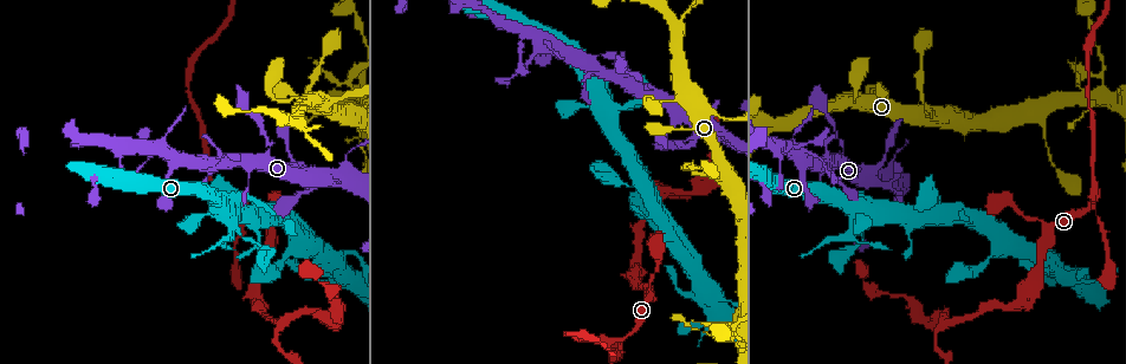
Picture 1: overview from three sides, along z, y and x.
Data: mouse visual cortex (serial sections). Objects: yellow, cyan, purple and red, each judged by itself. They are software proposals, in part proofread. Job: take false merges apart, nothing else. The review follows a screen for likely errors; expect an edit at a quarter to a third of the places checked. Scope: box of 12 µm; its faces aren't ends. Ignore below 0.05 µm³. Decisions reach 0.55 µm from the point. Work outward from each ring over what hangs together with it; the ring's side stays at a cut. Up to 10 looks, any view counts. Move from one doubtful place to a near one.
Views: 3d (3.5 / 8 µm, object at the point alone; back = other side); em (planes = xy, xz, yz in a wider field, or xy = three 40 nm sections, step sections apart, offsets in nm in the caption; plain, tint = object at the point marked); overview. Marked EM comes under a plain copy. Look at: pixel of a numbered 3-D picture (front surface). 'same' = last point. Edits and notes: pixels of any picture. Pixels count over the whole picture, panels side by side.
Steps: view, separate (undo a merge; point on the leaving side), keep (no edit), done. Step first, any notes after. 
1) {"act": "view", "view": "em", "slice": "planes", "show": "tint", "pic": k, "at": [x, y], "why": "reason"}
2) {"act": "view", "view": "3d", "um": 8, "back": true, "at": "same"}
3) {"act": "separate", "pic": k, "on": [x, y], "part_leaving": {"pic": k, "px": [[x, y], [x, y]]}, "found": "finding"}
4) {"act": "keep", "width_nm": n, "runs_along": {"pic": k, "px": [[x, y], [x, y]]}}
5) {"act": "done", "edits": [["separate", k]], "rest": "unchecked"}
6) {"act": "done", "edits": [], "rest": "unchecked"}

{"act": "view", "view": "3d", "um": 8, "pic": 1, "at": [932, 117], "why": "a fork"}

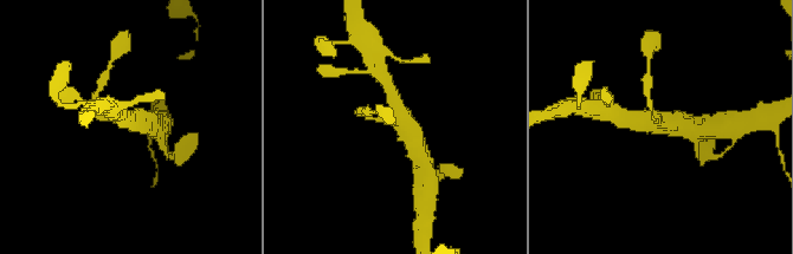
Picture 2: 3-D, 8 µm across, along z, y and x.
{"act": "view", "view": "3d", "um": 3.5, "pic": 2, "at": [658, 121]}

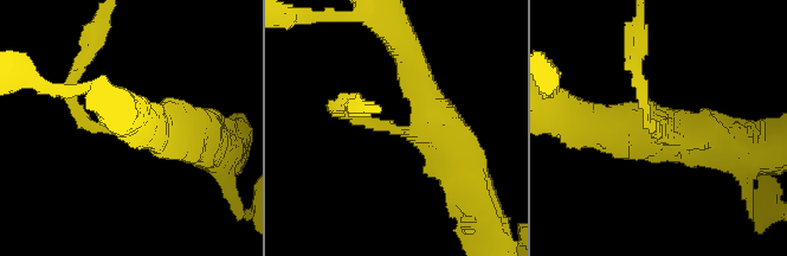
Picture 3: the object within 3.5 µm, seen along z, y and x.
{"act": "view", "view": "em", "slice": "xy", "step": 3, "show": "tint", "pic": 3, "at": [662, 138], "arms": 3, "arm_widths_nm": [150, 450, 600], "why": "need the tissue"}

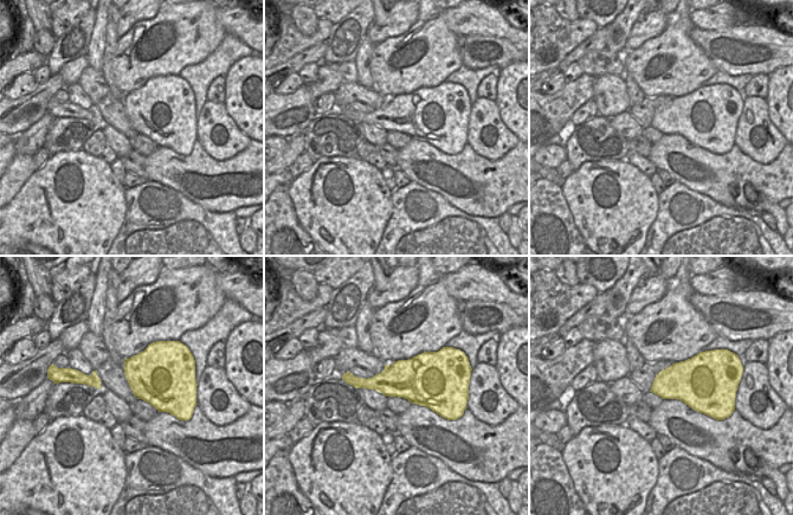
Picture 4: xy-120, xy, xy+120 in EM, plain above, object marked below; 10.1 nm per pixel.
{"act": "keep", "runs_along": {"pic": 3, "px": [[405, 51], [470, 185]]}, "found": "all the same cell"}

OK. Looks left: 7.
{"act": "view", "view": "3d", "um": 3.5, "pic": 1, "at": [347, 182], "why": "three arms meet"}

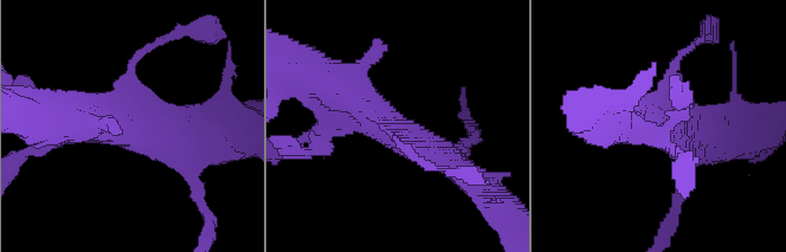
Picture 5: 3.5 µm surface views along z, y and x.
{"act": "view", "view": "em", "slice": "planes", "show": "tint", "pic": 5, "at": [131, 125], "why": "need the tissue"}

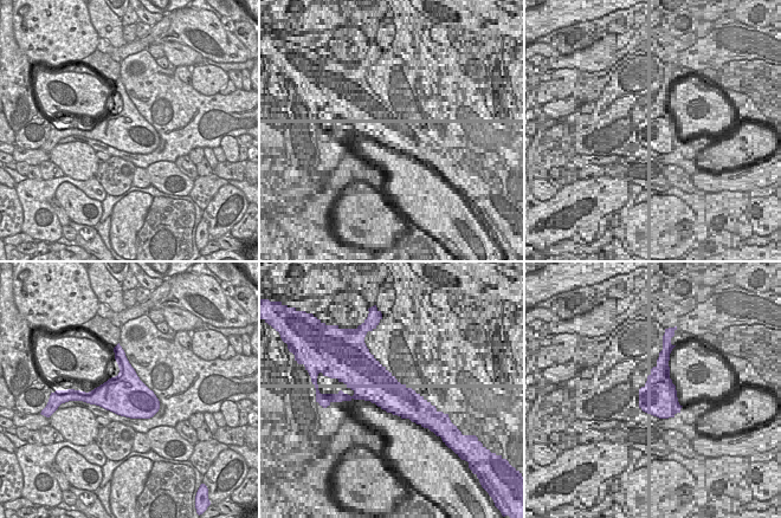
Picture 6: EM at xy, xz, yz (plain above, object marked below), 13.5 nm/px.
{"act": "view", "view": "em", "slice": "xy", "step": 5, "show": "tint", "at": "same"}

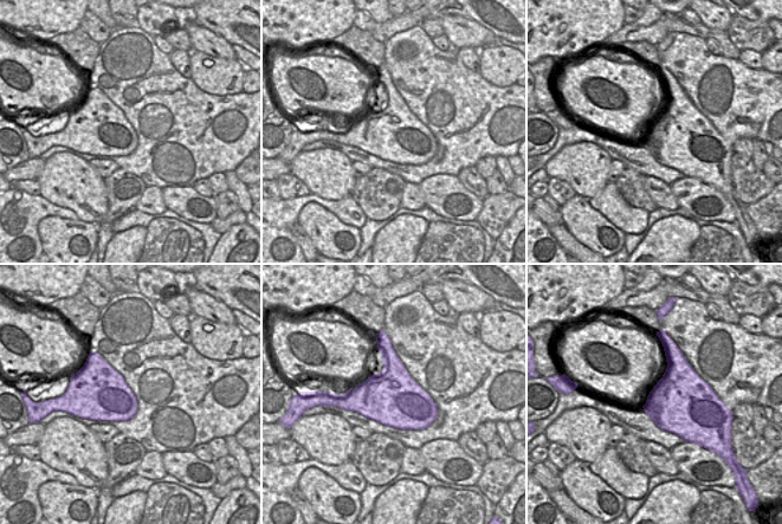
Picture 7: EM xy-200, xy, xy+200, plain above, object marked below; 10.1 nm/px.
{"act": "keep", "runs_along": {"pic": 5, "px": [[330, 82], [429, 148], [451, 148]]}, "found": "all the same cell"}

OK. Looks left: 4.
{"act": "view", "view": "3d", "um": 8, "pic": 1, "at": [1093, 206], "why": "three-way junction"}

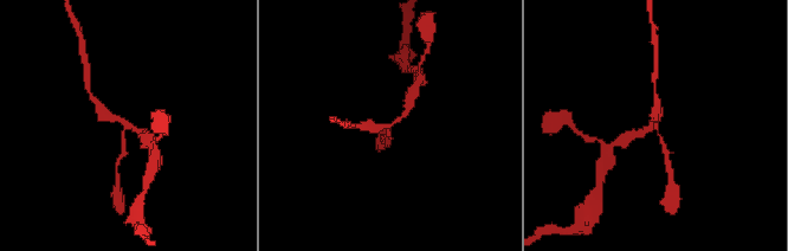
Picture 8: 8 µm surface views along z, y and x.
{"act": "view", "view": "3d", "um": 3.5, "pic": 8, "at": [655, 123], "why": "zoom in"}

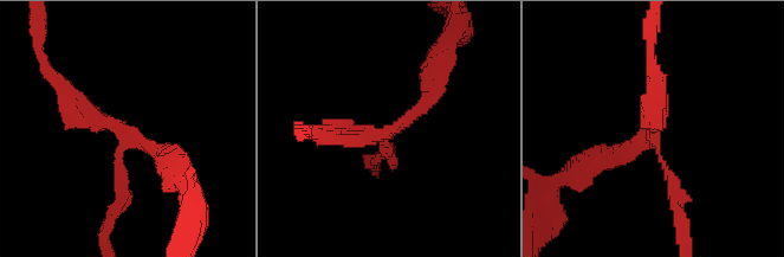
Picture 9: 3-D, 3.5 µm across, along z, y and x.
{"act": "view", "view": "em", "slice": "xy", "step": 5, "show": "tint", "pic": 9, "at": [653, 135], "arms": 3, "arm_widths_nm": [200, 250, 250]}

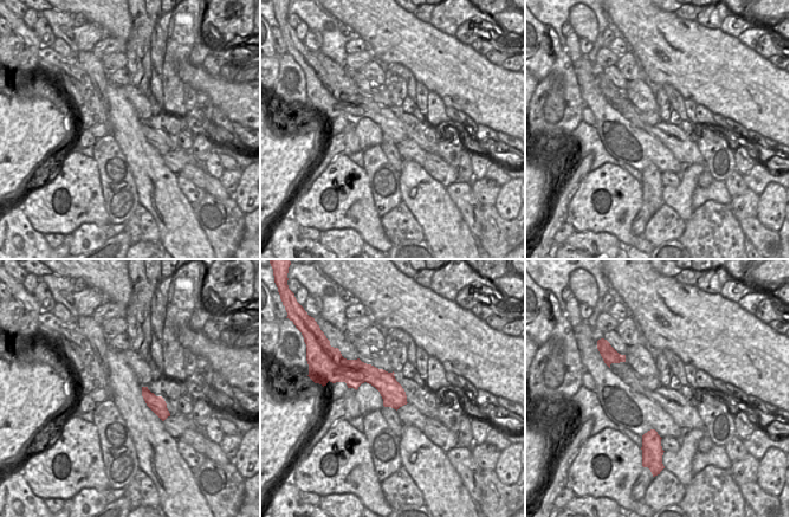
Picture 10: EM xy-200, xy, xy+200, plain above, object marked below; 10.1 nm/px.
{"act": "keep", "width_nm": 240, "runs_along": {"pic": 9, "px": [[169, 162], [89, 122], [67, 89]]}, "found": "all the same cell"}

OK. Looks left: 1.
{"act": "done", "edits": [], "rest": "unchecked"}

